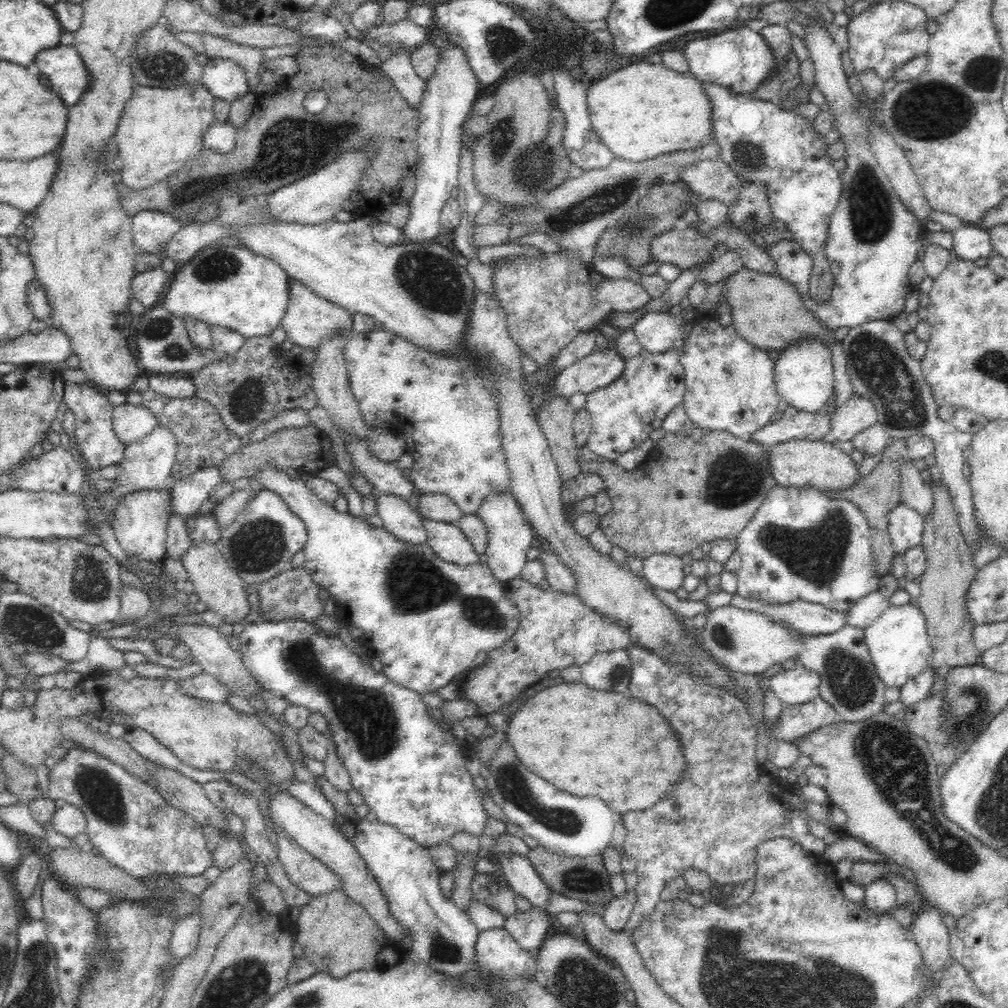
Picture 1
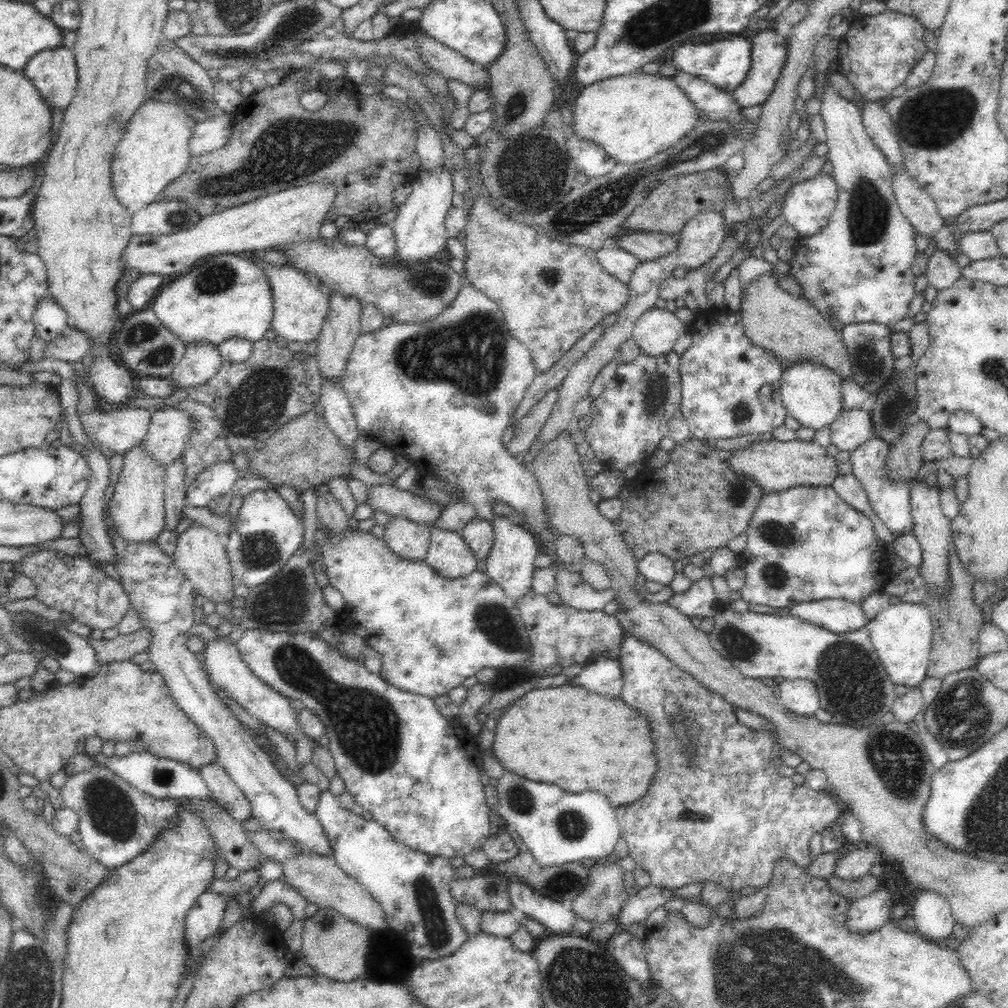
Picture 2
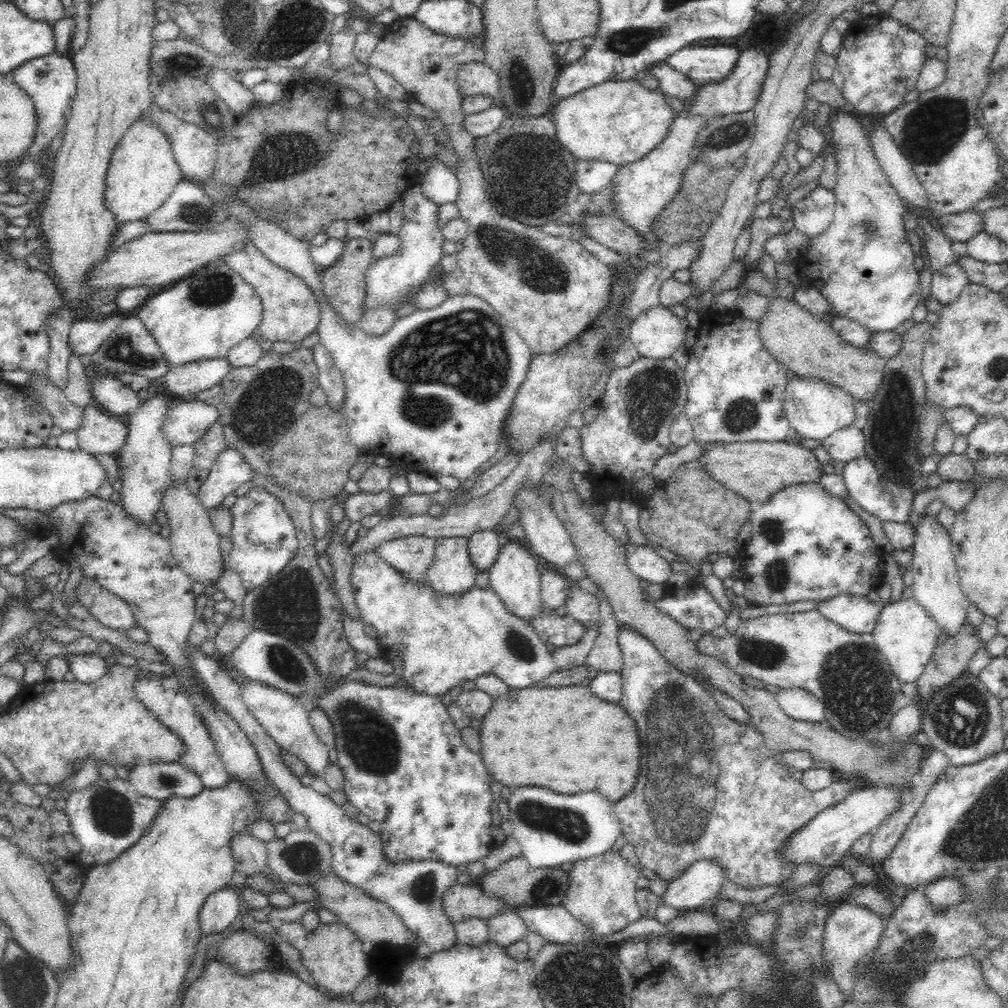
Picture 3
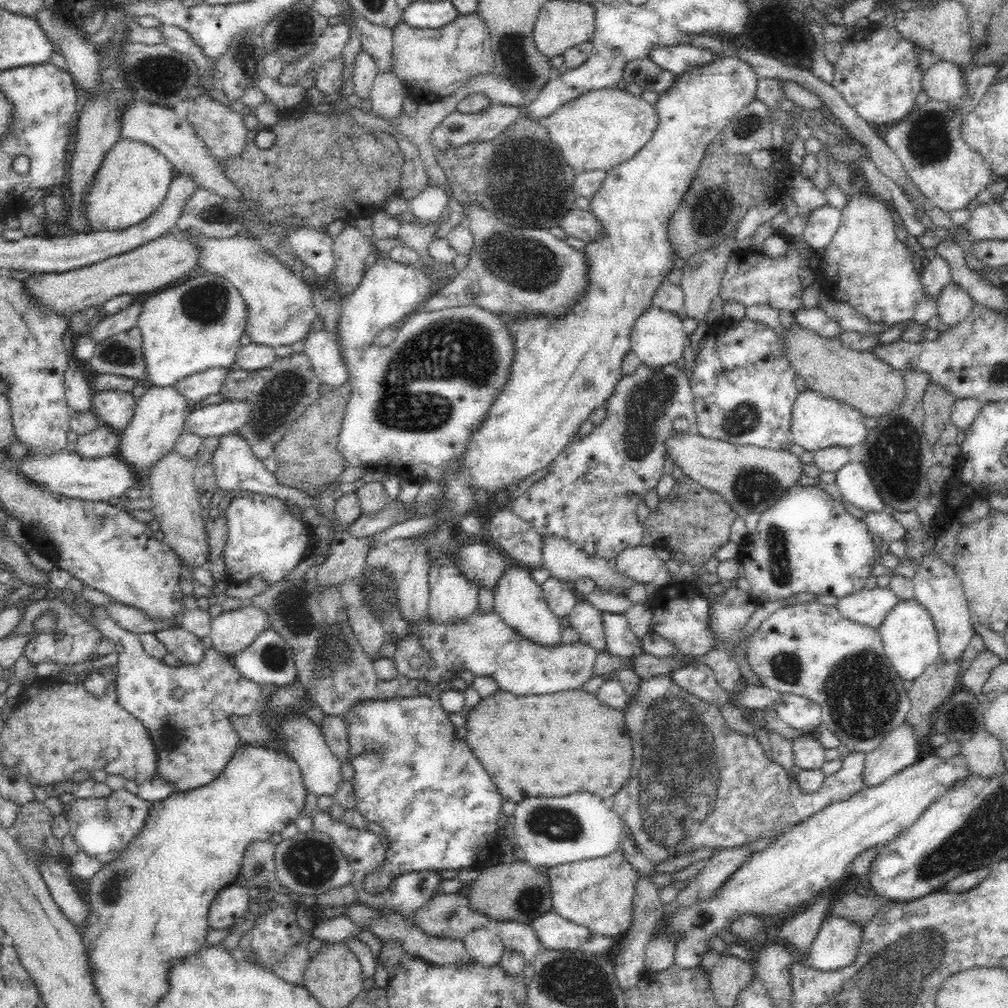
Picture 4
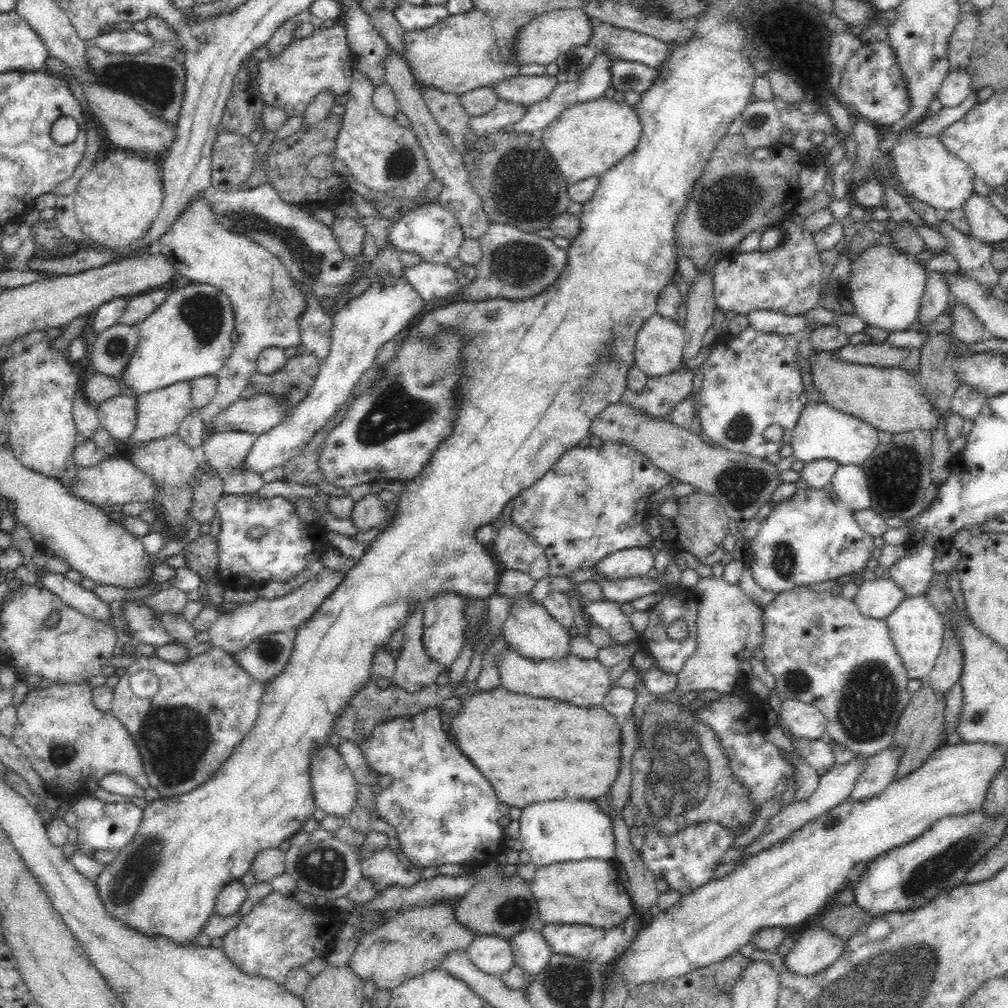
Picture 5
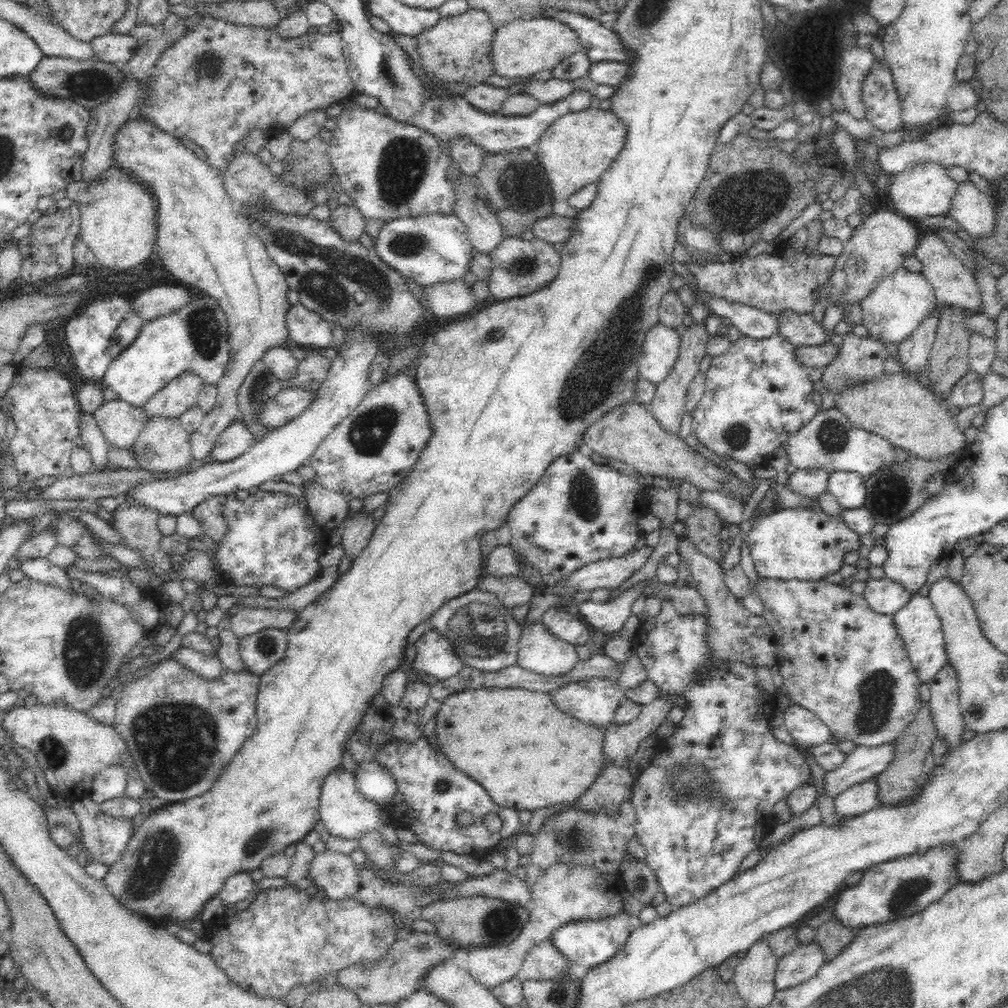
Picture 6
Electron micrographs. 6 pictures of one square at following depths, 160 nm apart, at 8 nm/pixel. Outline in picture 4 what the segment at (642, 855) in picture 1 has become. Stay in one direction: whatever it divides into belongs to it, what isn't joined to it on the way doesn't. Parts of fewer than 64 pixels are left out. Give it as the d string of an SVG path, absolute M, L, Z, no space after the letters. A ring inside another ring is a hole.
M601 611L604 625L605 637L607 640L606 650L620 658L634 658L644 654L642 643L634 637L628 626L624 613L612 613ZM663 674L640 682L638 694L626 707L624 716L634 748L632 774L630 780L626 780L614 794L611 809L632 831L636 848L655 865L676 852L695 851L702 846L716 850L738 846L751 848L754 852L761 850L789 827L806 820L828 804L848 800L864 787L867 754L848 752L841 757L840 769L825 776L816 792L804 794L794 774L787 774L782 765L770 761L756 737L740 735L730 729L717 705L711 705L679 688L670 681L670 675Z

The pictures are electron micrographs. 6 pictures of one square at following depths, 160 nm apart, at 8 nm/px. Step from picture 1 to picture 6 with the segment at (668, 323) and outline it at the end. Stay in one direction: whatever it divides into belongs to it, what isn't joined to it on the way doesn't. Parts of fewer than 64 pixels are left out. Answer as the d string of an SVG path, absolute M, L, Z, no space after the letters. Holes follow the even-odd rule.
M660 323L646 335L639 358L639 376L657 385L662 382L676 364L681 338L676 330Z

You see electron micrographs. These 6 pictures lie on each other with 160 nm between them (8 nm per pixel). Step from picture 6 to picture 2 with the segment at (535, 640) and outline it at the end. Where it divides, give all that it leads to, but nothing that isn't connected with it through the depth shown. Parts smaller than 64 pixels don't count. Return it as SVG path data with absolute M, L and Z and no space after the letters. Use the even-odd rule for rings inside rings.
M497 516L491 523L495 534L494 546L485 560L485 572L492 581L504 589L506 596L516 602L528 591L532 591L533 574L537 568L534 561L539 554L538 544L527 527L522 526L518 520L512 517Z

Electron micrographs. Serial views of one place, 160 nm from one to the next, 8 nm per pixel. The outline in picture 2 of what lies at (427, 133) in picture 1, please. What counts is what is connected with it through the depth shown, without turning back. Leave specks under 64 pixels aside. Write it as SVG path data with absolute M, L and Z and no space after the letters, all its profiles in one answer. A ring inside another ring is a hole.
M444 164L444 167L435 173L428 173L420 168L417 175L409 182L413 188L412 192L399 208L391 228L395 234L396 252L390 259L396 261L398 265L427 261L444 250L448 240L445 219L452 208L453 193L452 178L447 167Z

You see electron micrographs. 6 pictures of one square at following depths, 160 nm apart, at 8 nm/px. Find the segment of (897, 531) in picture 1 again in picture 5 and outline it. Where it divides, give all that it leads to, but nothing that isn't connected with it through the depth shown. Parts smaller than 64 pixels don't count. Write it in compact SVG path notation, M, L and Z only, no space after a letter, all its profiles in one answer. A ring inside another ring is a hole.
M840 465L831 484L840 503L848 509L870 509L870 492L862 465Z

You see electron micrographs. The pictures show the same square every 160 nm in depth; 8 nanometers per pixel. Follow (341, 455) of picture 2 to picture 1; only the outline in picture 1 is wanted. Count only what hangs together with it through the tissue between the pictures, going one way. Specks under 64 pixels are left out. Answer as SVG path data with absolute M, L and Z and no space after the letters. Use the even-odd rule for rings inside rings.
M310 422L306 427L282 428L264 438L262 442L249 443L248 446L241 447L230 458L226 458L218 468L220 468L222 479L226 483L233 483L237 479L250 480L266 468L275 468L277 472L285 473L293 469L299 474L308 472L314 475L336 463L332 446L333 442L328 434L322 432L313 422Z

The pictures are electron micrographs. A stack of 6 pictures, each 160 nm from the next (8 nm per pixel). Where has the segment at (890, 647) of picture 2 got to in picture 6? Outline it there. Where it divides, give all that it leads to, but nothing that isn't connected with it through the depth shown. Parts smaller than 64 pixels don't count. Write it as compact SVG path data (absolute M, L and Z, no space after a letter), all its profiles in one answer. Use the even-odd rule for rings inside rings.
M913 593L908 604L895 612L892 617L918 678L922 683L929 684L949 662L941 620L930 599L928 596Z

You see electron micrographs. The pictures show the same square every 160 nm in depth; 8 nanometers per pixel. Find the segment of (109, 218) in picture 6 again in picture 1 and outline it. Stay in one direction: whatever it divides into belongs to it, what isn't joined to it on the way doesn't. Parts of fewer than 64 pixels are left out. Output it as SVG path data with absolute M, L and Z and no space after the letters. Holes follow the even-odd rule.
M135 84L132 96L124 107L120 122L115 132L116 160L118 169L116 180L119 184L132 190L146 189L172 176L182 166L193 163L201 152L202 136L208 130L208 126L214 120L214 98L212 93L203 85L188 85L187 87L176 87L175 89L142 86Z

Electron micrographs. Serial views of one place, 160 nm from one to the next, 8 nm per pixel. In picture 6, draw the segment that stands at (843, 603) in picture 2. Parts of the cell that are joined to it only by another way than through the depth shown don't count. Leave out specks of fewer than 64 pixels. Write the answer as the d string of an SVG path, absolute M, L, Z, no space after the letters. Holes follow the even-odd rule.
M886 577L868 579L863 593L863 597L872 607L872 610L890 616L906 606L912 595L913 593L906 590L904 586Z

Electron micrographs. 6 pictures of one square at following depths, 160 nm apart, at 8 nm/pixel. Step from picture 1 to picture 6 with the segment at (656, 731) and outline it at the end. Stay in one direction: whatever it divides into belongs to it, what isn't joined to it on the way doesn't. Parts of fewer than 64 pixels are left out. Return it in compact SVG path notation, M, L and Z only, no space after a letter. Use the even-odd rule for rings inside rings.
M466 688L444 699L435 716L435 740L440 752L460 772L486 788L498 806L516 810L538 810L578 800L598 776L605 762L602 746L606 729L580 722L560 710L553 698L522 688Z

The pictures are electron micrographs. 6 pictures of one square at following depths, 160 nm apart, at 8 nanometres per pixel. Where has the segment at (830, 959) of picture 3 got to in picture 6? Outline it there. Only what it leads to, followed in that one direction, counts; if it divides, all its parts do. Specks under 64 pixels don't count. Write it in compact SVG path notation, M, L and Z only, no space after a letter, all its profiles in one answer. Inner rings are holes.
M818 943L798 945L792 954L779 958L774 976L776 991L806 982L824 964L823 951Z

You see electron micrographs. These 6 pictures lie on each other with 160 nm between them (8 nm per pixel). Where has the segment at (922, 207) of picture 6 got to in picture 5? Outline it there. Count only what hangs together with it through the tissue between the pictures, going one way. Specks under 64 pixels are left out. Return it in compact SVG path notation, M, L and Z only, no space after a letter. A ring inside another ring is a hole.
M908 135L894 144L887 157L892 159L894 166L893 183L898 188L895 194L900 193L904 198L912 197L912 200L932 206L932 209L940 213L960 209L973 192L972 178L975 174L964 161L948 153L948 149L940 143L938 135Z

